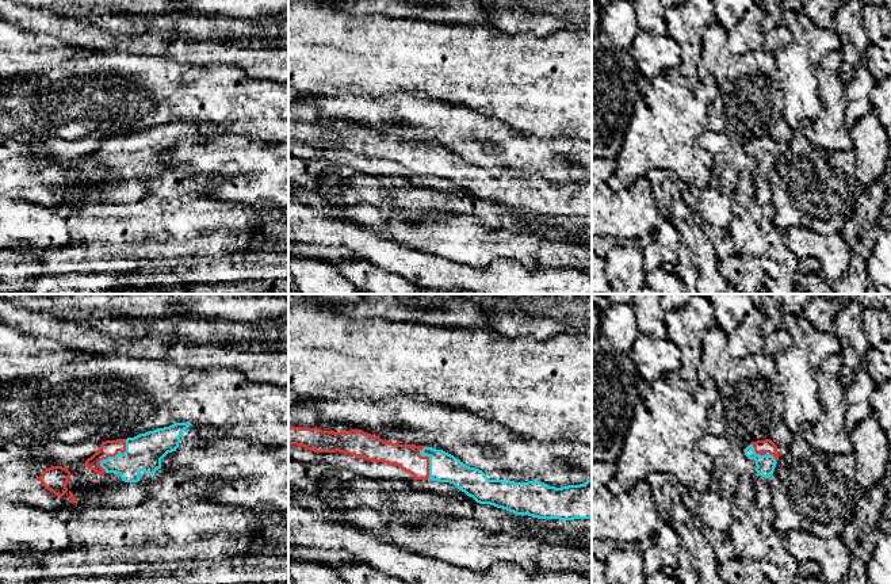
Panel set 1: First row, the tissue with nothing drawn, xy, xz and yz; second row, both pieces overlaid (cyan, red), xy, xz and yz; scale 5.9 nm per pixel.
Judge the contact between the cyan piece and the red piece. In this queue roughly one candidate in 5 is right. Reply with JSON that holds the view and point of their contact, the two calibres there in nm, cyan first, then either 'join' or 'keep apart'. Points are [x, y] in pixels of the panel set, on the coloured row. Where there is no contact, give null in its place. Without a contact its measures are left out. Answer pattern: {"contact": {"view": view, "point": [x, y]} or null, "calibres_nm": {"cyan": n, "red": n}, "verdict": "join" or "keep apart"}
{"contact": {"view": "xy", "point": [113, 457]}, "calibres_nm": {"cyan": 220, "red": 100}, "verdict": "join"}

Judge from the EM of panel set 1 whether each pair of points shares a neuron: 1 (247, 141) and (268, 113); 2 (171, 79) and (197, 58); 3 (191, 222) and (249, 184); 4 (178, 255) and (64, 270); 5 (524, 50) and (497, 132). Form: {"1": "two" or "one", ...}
{"1": "two", "2": "two", "3": "two", "4": "one", "5": "two"}

